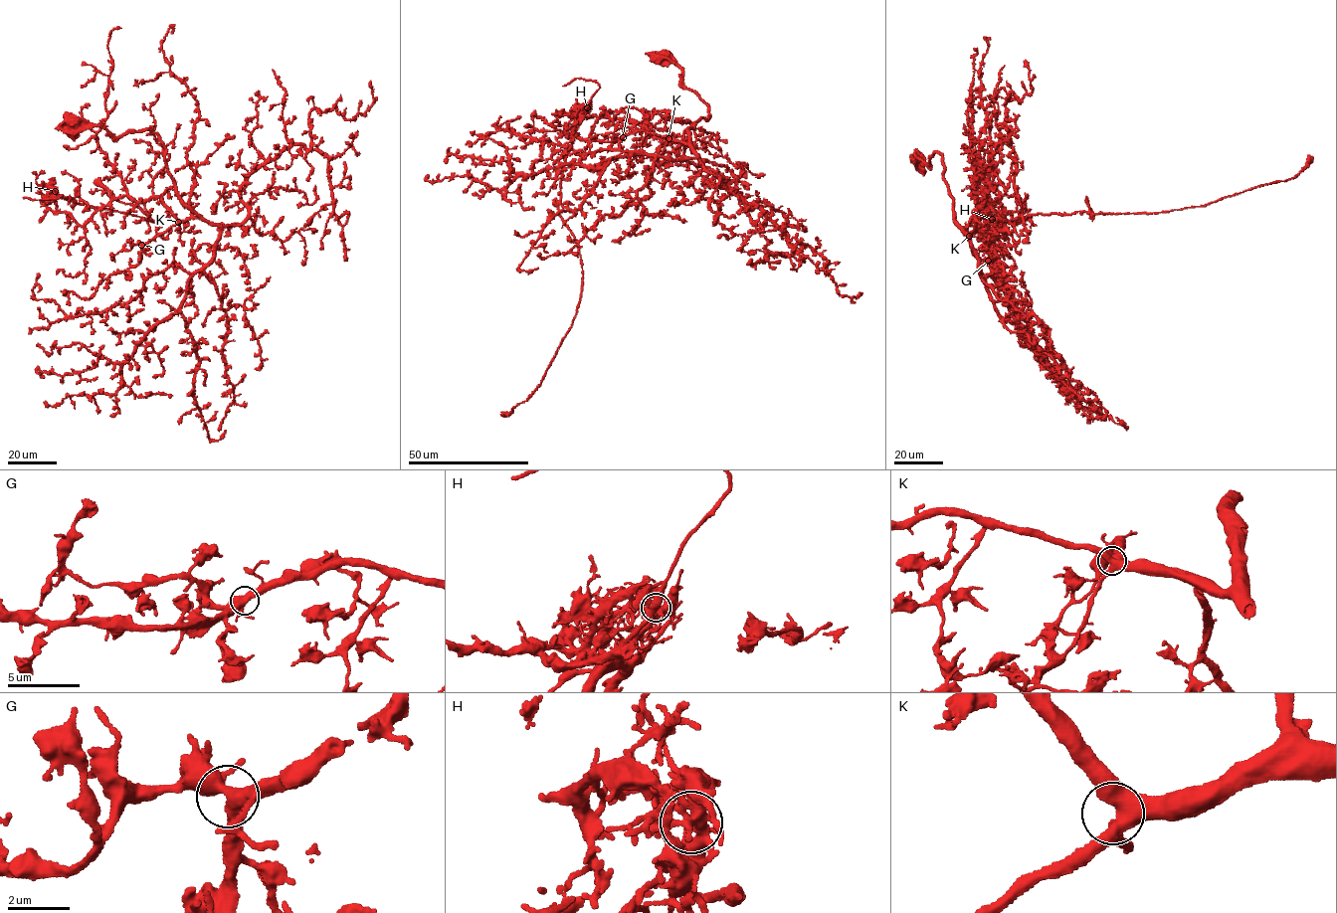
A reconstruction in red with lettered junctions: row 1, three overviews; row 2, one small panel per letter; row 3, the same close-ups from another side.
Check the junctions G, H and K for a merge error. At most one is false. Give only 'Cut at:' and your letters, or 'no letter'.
Cut at: H

